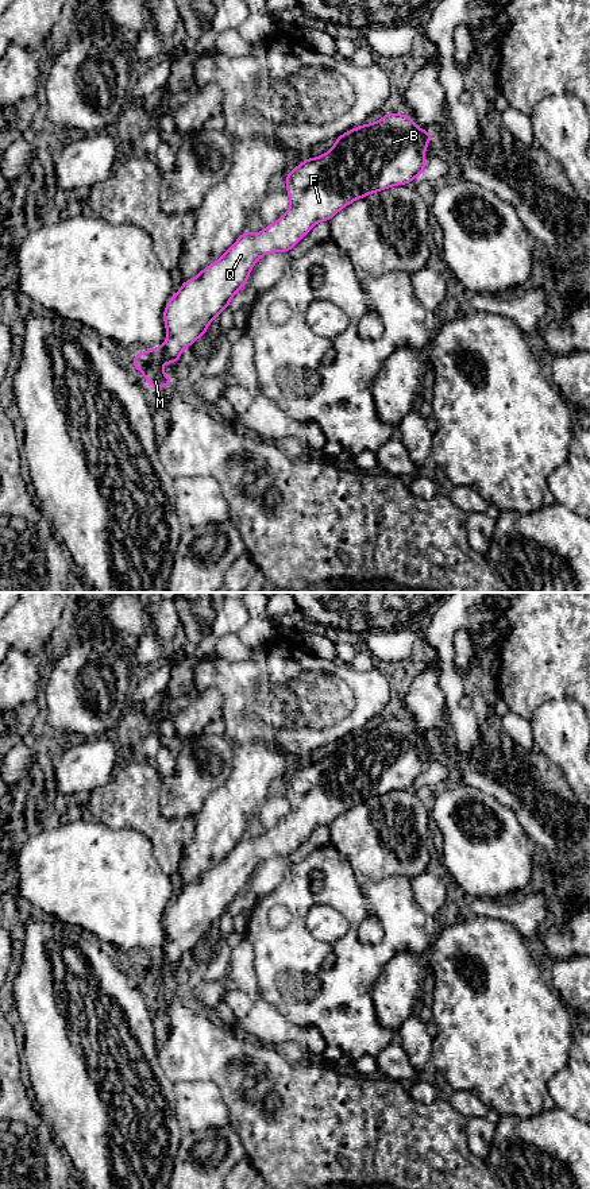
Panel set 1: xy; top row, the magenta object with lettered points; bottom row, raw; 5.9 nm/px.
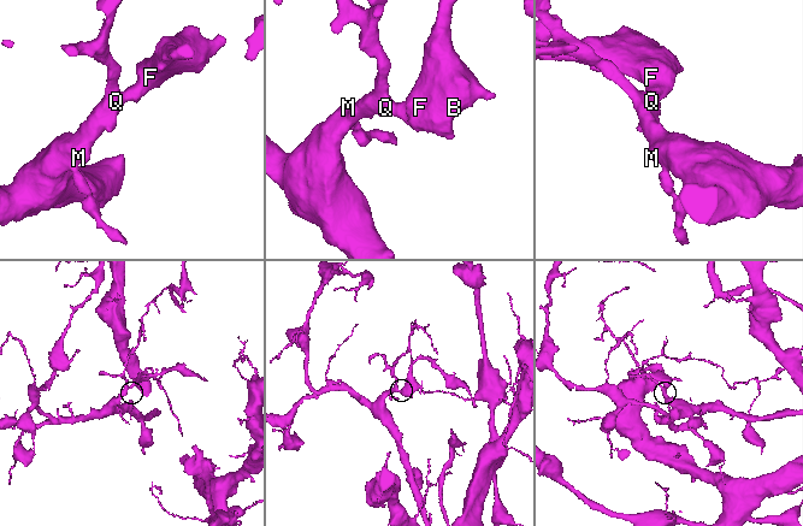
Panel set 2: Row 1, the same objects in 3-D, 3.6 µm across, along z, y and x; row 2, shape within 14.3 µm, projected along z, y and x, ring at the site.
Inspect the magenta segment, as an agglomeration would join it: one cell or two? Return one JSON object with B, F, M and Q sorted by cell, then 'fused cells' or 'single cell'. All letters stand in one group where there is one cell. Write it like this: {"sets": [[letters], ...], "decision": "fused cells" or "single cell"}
{"sets": [["B", "F", "M", "Q"]], "decision": "single cell"}

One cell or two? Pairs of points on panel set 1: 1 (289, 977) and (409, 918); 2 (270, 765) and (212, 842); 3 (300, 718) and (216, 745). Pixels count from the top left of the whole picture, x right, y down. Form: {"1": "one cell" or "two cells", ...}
{"1": "one cell", "2": "one cell", "3": "two cells"}

